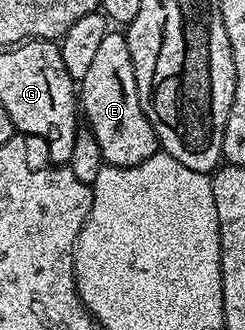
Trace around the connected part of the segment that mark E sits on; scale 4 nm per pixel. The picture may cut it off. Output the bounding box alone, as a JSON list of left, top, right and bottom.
[78,30,158,168]

